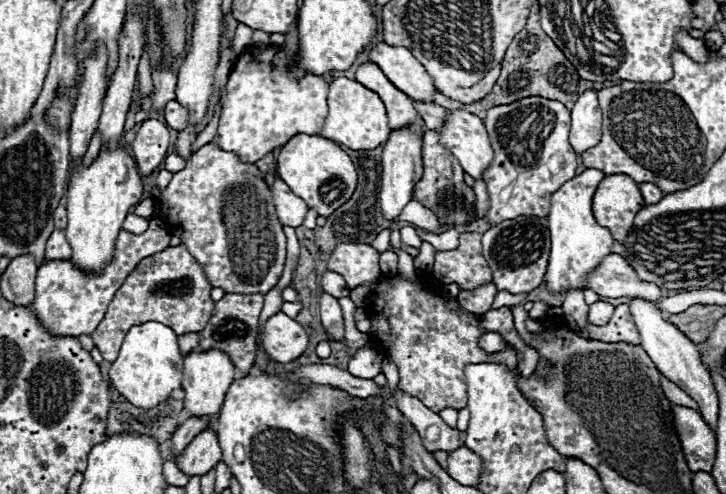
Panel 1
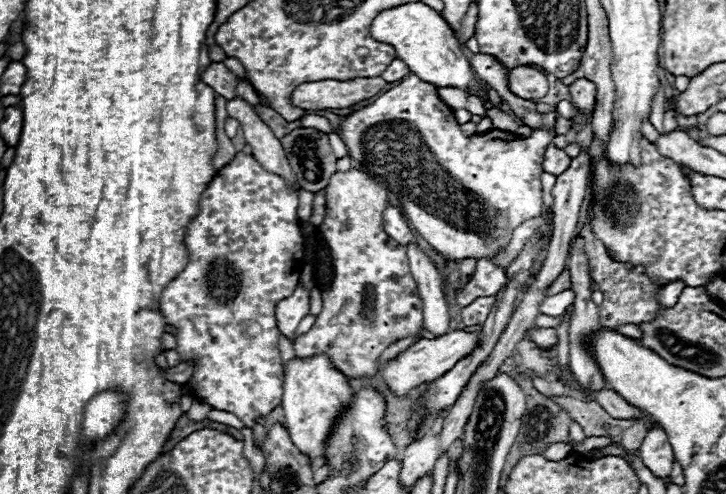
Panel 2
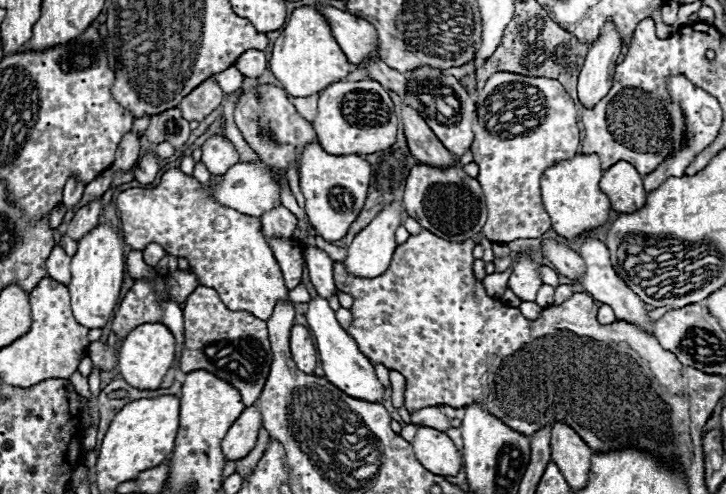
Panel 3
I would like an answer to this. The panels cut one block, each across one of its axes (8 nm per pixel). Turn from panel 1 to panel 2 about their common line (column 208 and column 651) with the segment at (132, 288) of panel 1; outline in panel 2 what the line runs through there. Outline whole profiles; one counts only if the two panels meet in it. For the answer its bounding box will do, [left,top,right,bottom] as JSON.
[582,228,664,328]

